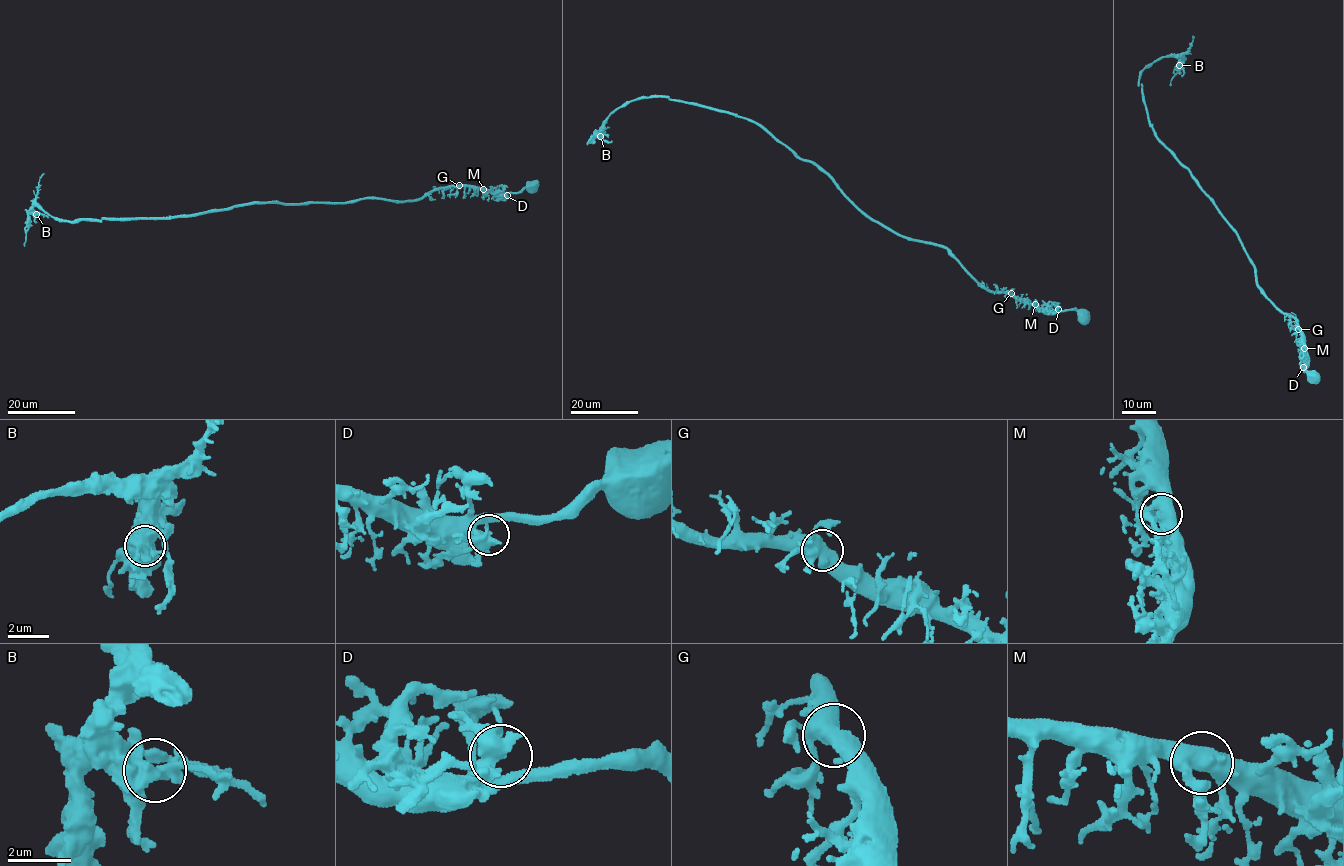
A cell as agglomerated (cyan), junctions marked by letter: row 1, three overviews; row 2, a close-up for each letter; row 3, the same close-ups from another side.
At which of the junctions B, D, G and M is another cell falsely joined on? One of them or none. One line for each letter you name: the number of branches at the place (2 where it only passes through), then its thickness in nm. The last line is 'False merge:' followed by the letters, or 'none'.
False merge: none

